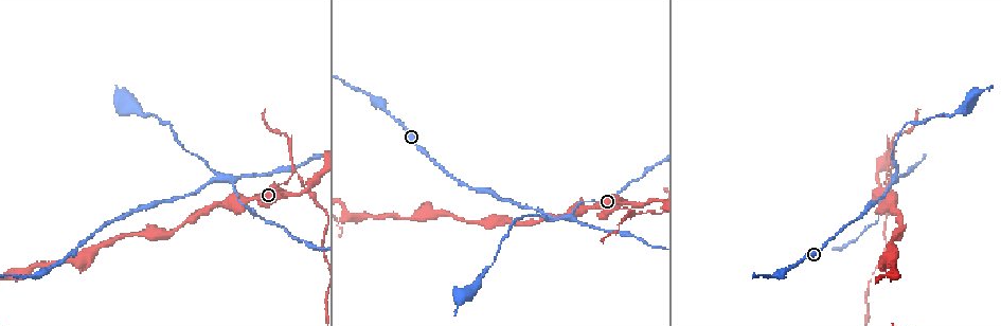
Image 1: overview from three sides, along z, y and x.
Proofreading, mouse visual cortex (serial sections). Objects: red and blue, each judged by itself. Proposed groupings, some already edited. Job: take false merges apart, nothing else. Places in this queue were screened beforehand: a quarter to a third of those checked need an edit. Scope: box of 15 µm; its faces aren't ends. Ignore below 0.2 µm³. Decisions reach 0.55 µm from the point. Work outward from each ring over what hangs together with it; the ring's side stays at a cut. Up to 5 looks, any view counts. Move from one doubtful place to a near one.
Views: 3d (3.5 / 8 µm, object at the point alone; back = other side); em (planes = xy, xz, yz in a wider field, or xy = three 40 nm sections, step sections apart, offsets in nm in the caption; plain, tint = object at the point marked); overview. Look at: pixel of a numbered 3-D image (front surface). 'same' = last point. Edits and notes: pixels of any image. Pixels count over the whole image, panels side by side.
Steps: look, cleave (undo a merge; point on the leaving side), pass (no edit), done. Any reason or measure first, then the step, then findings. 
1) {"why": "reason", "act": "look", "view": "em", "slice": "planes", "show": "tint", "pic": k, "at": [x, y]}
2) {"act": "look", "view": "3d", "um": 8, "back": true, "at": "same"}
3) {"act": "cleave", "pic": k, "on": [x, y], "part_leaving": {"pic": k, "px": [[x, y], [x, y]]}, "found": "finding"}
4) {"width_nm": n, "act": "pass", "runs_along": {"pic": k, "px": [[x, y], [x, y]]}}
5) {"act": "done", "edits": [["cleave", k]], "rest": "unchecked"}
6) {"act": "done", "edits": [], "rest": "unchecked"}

{"why": "three-way junction", "act": "look", "view": "3d", "um": 8, "pic": 1, "at": [214, 177]}

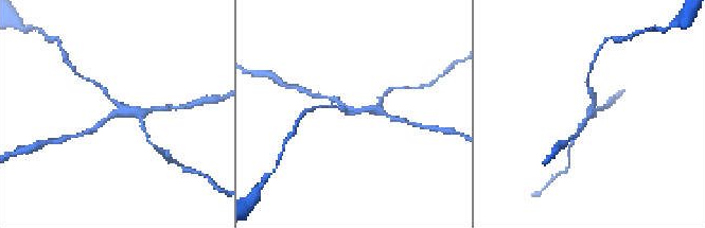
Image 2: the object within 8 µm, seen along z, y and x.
{"arms": 3, "arm_widths_nm": [150, 200, 250], "act": "look", "view": "em", "slice": "xy", "step": 1, "show": "tint", "pic": 2, "at": [591, 113]}

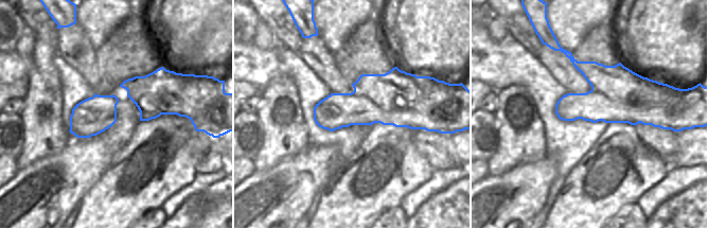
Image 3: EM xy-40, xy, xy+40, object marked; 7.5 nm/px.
{"width_nm": 380, "act": "cleave", "pic": 2, "on": [594, 95], "part_leaving": {"pic": 2, "px": [[592, 108], [595, 99], [587, 80]]}, "found": "a second cell is stuck on"}

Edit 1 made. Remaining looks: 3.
{"why": "redraw", "act": "look", "view": "overview"}

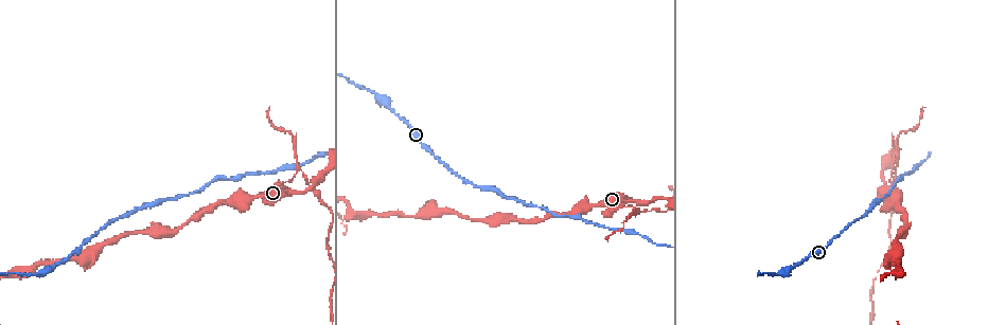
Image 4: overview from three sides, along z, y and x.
{"why": "sharp bend", "act": "look", "view": "3d", "um": 3.5, "pic": 4, "at": [895, 170]}

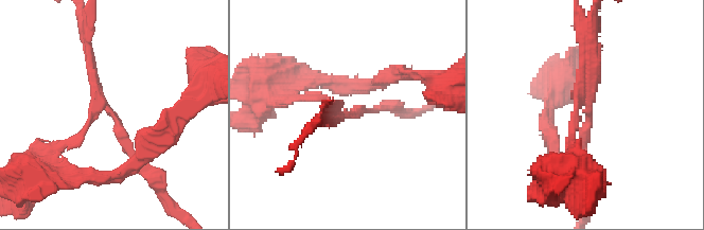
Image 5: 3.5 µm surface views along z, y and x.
{"act": "cleave", "pic": 5, "on": [93, 76], "part_leaving": {"pic": 5, "px": [[334, 104], [345, 114], [390, 106]]}, "found": "two cells meet here"}

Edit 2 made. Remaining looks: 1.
{"act": "done", "edits": [["cleave", 2], ["cleave", 5]], "rest": "unchecked"}

